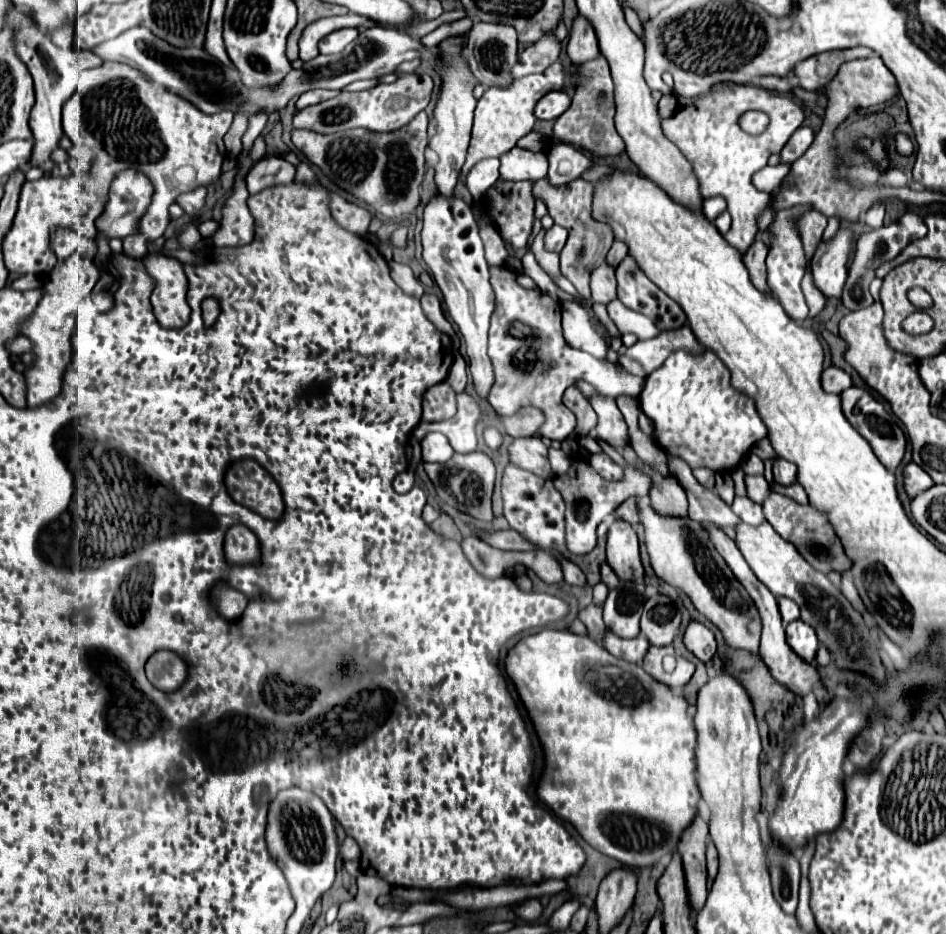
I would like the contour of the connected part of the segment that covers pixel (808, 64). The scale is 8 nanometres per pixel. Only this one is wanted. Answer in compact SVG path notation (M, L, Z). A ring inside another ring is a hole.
M867 47L825 51L825 53L807 57L805 61L799 61L793 75L799 79L799 87L803 87L805 91L819 91L835 77L841 63L861 59L861 57L871 57L871 55L873 51Z

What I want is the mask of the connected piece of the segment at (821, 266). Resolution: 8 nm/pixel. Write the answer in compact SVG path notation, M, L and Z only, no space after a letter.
M839 229L835 239L821 243L811 259L815 287L827 299L841 299L841 289L847 275L847 257L851 253L851 237L853 233L849 229Z

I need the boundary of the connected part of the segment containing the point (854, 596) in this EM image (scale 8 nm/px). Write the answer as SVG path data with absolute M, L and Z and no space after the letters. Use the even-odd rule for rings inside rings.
M843 575L841 580L841 592L861 614L864 614L867 611L861 598L859 597L857 589L854 585L852 585L852 582Z

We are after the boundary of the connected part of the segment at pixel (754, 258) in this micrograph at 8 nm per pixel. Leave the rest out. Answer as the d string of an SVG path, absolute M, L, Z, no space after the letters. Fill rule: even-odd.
M755 241L749 251L743 255L745 267L749 269L751 281L753 285L757 285L757 289L761 289L763 293L771 293L769 285L767 285L767 269L765 269L765 257L767 257L767 247L761 241Z

